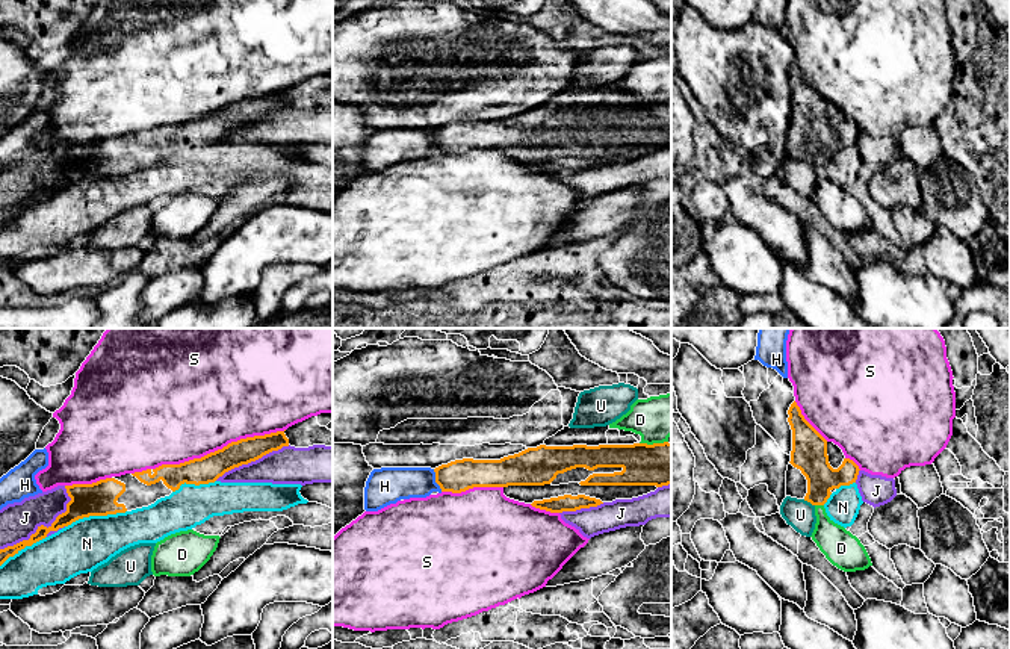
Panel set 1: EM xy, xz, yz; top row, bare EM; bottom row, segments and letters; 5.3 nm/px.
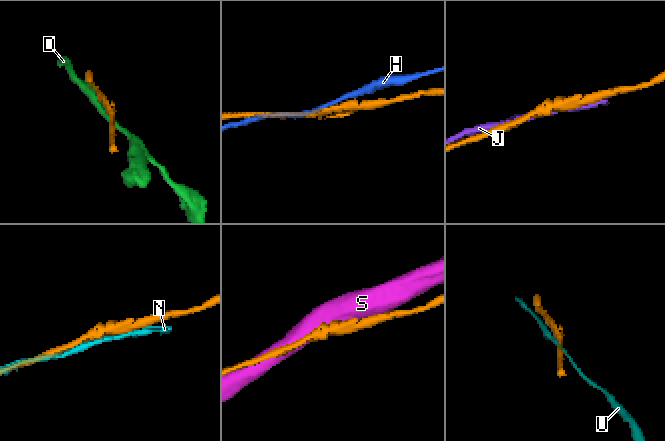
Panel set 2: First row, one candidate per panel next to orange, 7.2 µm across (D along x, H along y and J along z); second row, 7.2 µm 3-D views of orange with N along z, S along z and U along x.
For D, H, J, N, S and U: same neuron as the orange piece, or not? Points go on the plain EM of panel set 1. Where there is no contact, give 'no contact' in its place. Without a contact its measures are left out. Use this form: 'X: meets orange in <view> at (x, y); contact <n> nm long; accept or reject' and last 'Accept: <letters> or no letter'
D: meets orange in yz at (820, 165); contact 50 nm long; reject
H: meets orange in xz at (436, 141); contact 130 nm long; reject
J: meets orange in xy at (44, 188); contact 480 nm long; reject
N: meets orange in xy at (96, 176); contact 340 nm long; reject
S: meets orange in xy at (218, 111); contact 750 nm long; reject
U: meets orange in yz at (809, 162); contact 70 nm long; reject
Accept: no letter

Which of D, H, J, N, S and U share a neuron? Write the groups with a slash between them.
D / H / J / N / S / U

